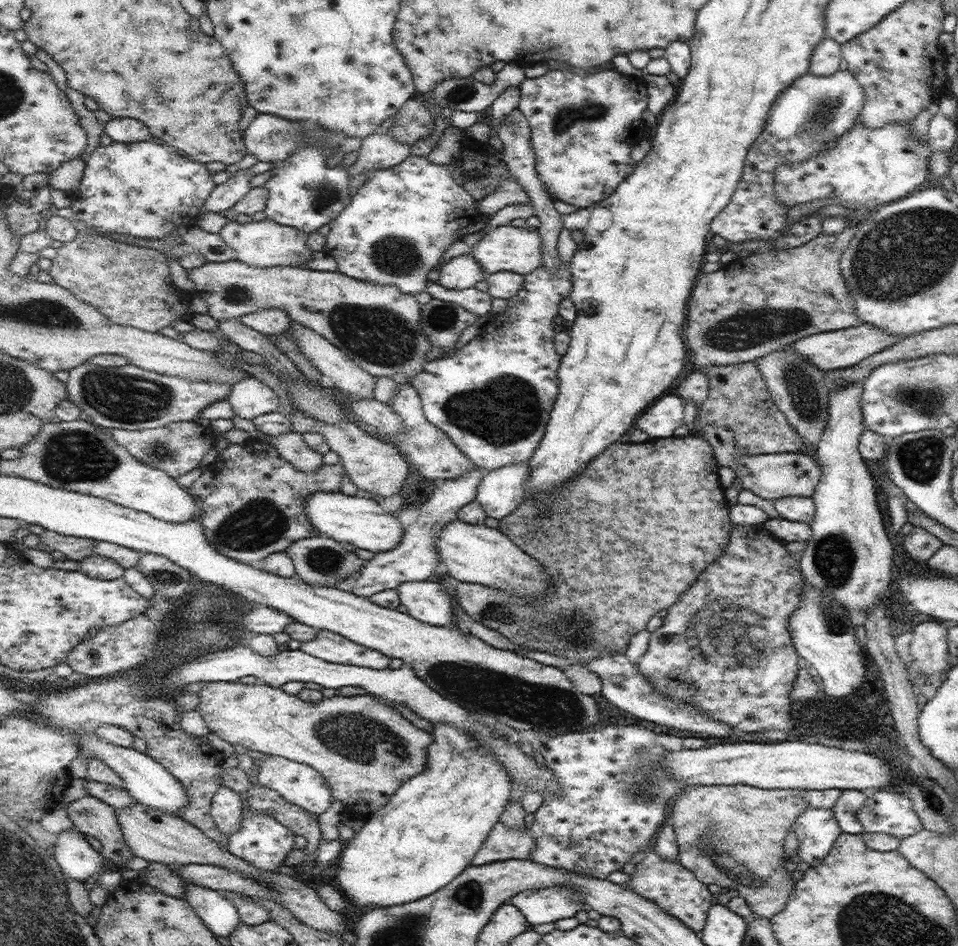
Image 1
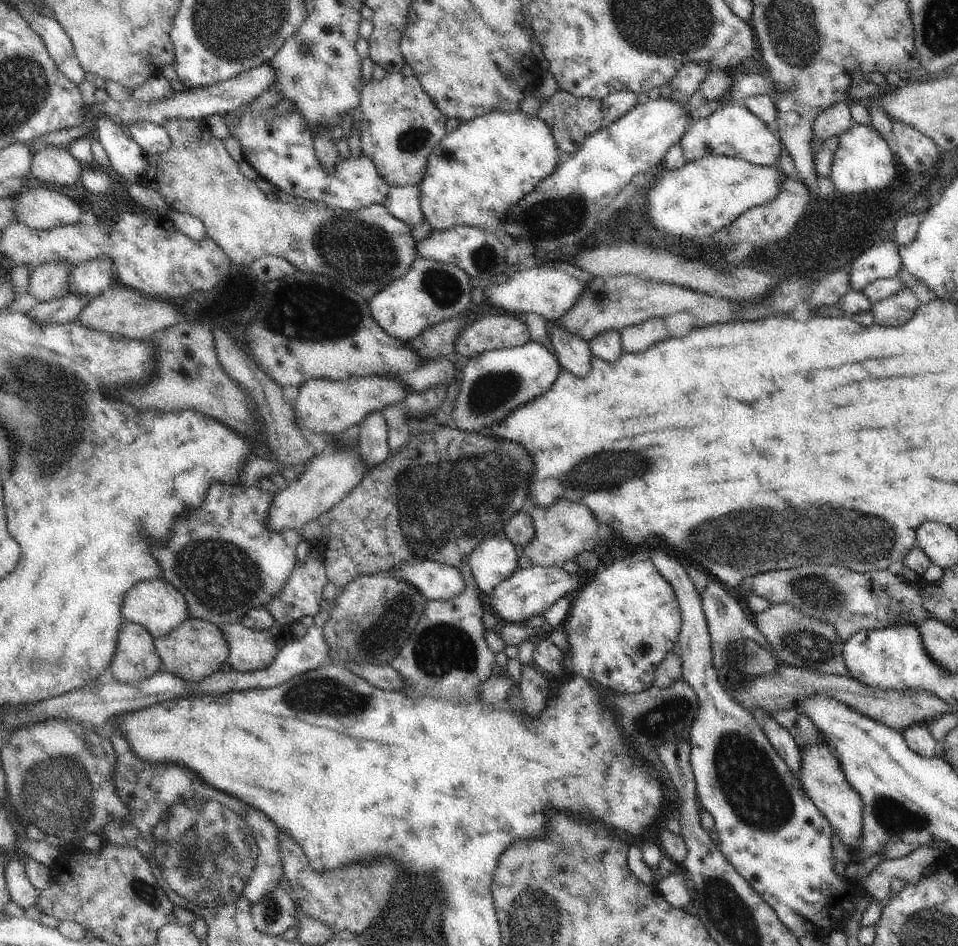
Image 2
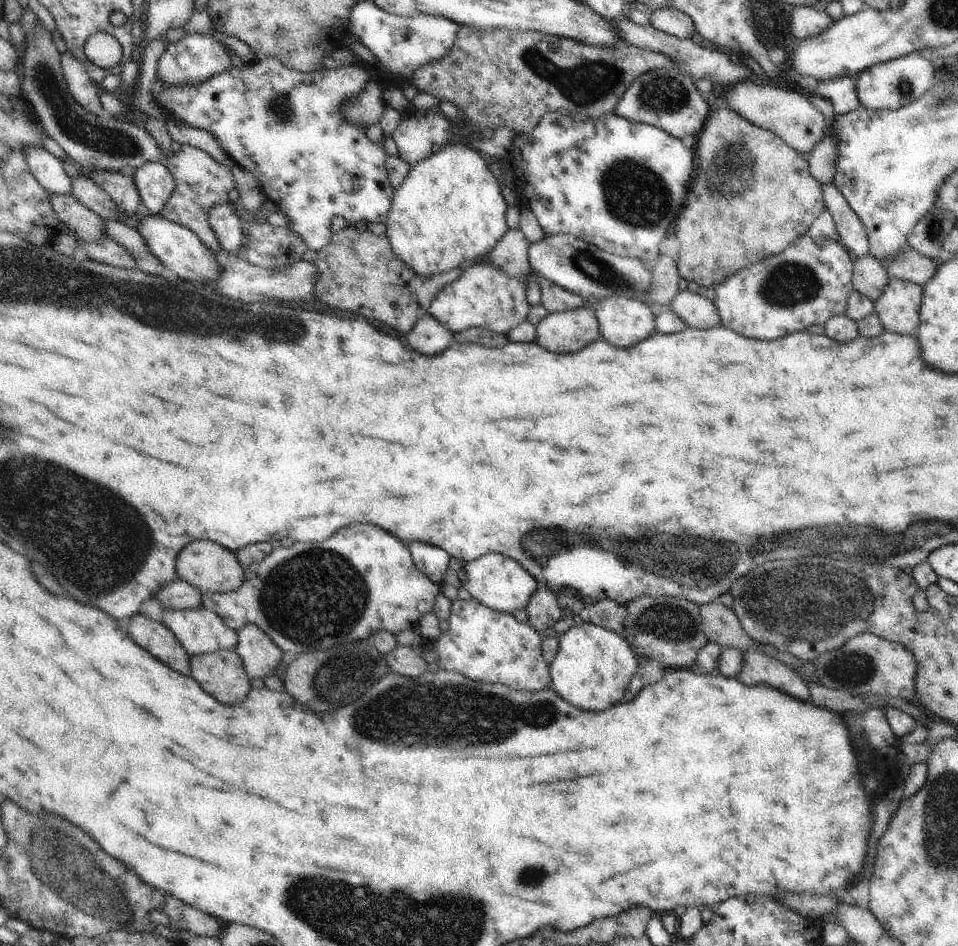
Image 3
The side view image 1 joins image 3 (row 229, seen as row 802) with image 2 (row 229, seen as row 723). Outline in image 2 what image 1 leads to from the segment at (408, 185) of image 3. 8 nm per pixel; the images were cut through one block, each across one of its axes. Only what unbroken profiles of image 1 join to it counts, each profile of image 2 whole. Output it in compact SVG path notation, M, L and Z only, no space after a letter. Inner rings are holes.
M491 110L467 120L429 154L425 176L419 184L423 218L437 230L453 226L479 230L491 226L499 230L499 218L555 168L559 152L551 128L539 116L523 110Z

